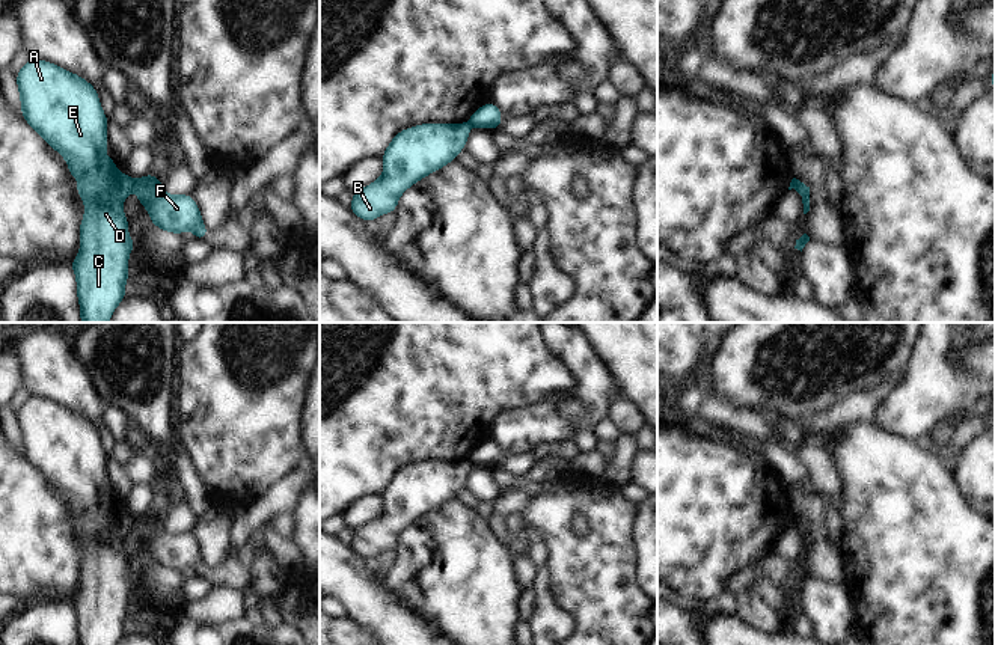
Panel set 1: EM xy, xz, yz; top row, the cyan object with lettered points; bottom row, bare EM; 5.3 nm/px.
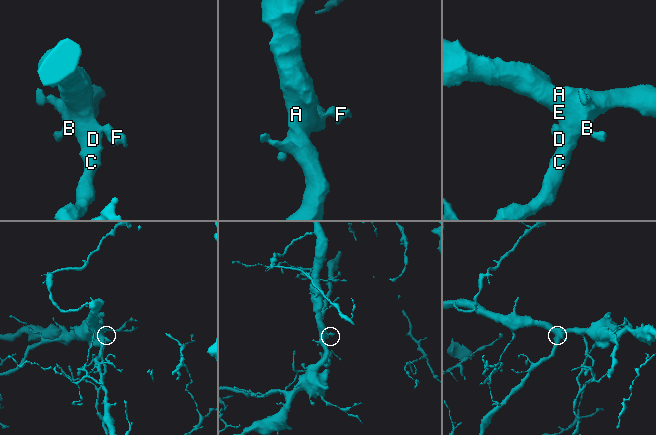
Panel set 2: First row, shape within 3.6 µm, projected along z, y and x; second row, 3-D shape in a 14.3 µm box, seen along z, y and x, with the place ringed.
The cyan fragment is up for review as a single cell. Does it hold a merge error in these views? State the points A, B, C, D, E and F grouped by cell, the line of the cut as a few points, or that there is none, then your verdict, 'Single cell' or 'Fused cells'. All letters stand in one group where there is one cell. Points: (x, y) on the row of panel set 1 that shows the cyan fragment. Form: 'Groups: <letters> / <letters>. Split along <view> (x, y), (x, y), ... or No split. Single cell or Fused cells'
Groups: A B C D E / F. Split along xy (131, 181), (134, 189). Fused cells.

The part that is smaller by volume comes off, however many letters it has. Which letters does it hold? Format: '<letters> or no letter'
F

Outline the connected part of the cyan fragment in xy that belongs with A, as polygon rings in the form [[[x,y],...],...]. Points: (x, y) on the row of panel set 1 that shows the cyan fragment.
[[[29,59],[17,72],[21,112],[26,122],[69,166],[69,175],[78,178],[75,190],[84,202],[84,217],[80,223],[80,253],[71,267],[77,279],[81,322],[109,322],[113,310],[125,298],[128,280],[128,255],[134,240],[128,235],[128,219],[124,216],[124,200],[134,190],[133,179],[116,169],[110,155],[104,158],[107,124],[95,87],[54,63]]]

